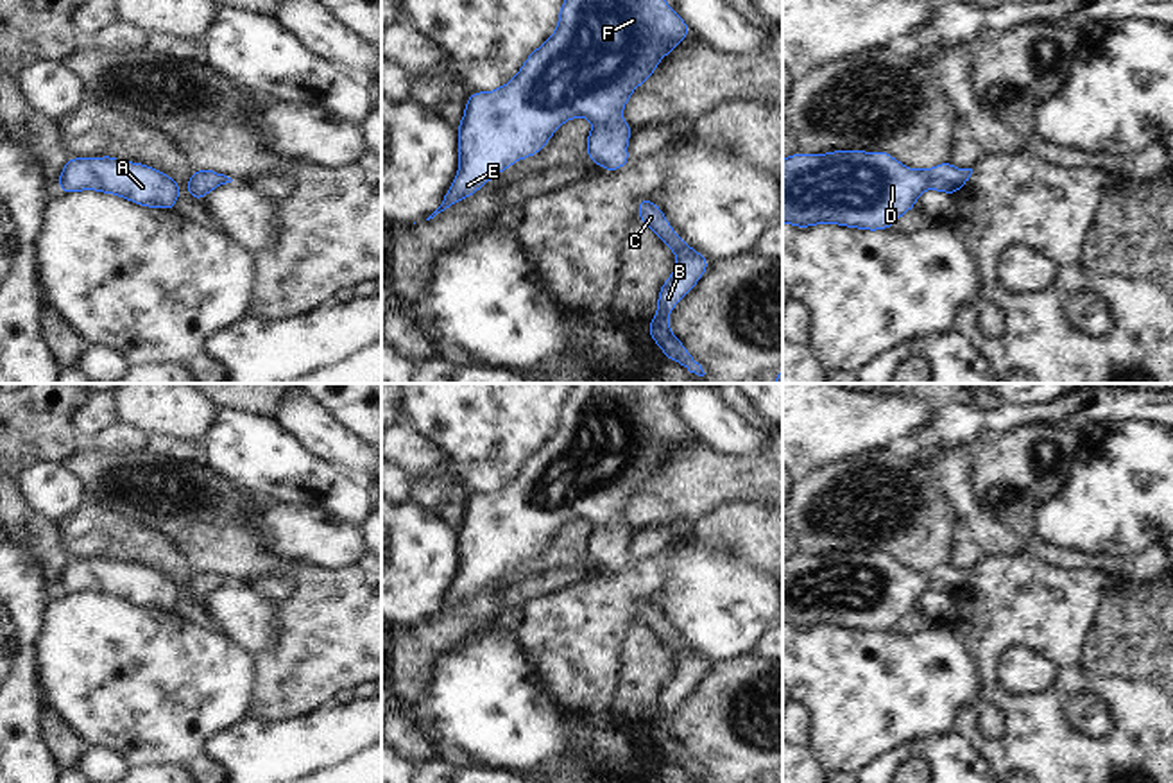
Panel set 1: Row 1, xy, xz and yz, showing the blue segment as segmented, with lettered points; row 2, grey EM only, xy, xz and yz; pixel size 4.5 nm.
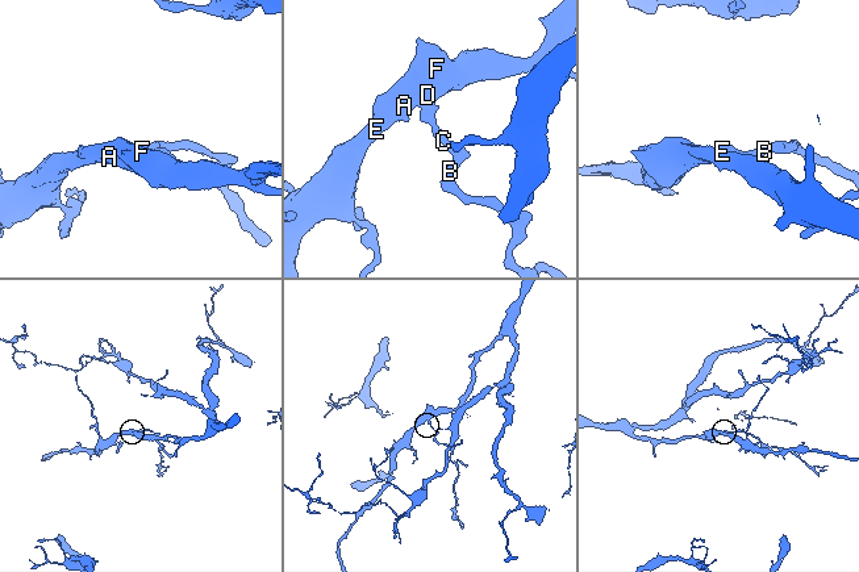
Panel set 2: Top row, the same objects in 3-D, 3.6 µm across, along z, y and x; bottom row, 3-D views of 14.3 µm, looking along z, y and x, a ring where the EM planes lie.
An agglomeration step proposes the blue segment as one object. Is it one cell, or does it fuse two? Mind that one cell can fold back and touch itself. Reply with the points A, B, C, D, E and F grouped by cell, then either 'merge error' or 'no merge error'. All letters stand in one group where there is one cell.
groups A B C D E F; no merge error

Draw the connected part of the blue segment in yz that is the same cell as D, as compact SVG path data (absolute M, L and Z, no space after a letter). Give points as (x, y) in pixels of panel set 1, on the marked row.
M797 151L783 159L783 222L892 229L924 190L956 195L971 174L949 161L913 170L886 151Z

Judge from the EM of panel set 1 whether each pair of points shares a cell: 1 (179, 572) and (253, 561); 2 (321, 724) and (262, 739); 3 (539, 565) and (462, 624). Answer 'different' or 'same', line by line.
1: different
2: same
3: same

